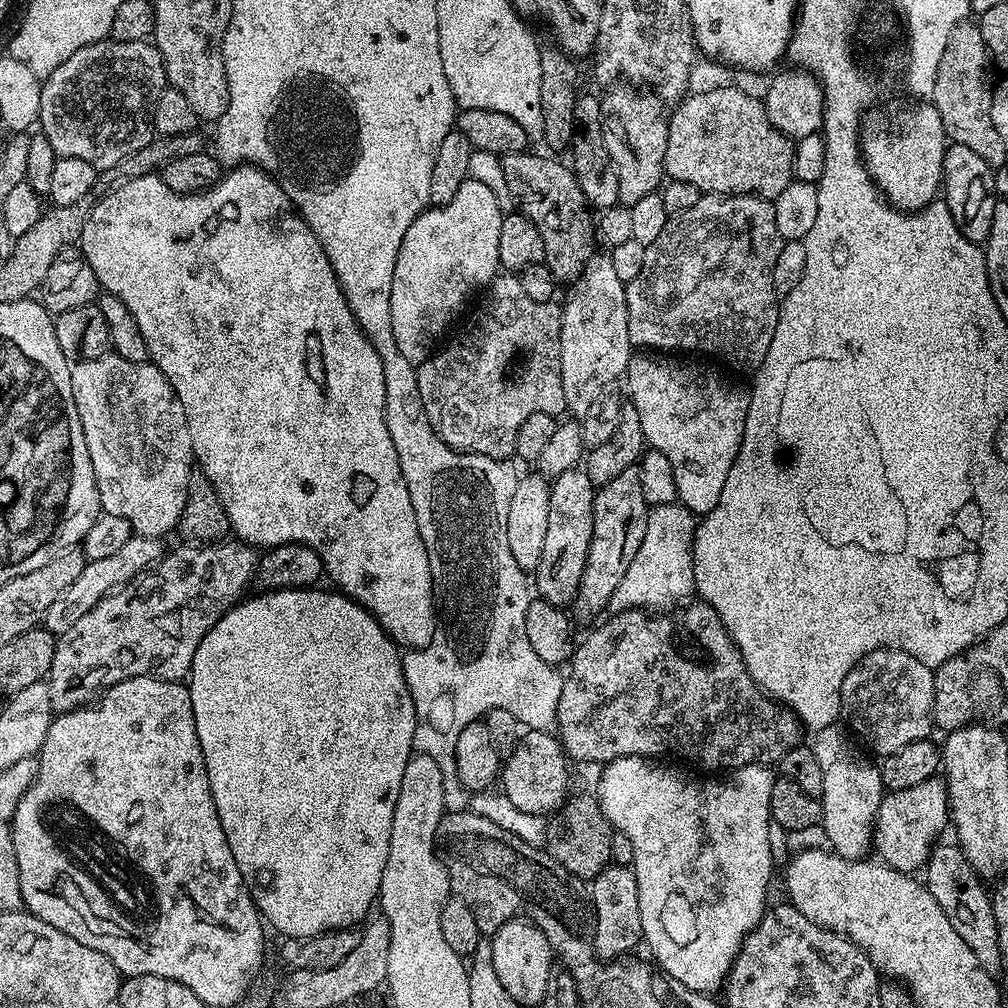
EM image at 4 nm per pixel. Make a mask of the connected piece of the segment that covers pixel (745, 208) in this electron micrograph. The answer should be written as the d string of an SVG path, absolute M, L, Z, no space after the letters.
M721 192L702 194L690 210L669 215L666 226L658 238L644 249L644 261L638 278L634 278L625 287L626 310L628 311L628 325L630 326L630 342L640 350L660 350L656 348L685 348L685 353L700 354L705 352L708 356L717 356L725 360L732 368L749 368L755 370L766 358L766 350L770 350L770 338L774 338L774 326L778 326L780 317L780 304L778 294L774 290L774 261L780 253L782 241L778 234L778 222L774 222L774 203L771 199L746 195L727 196Z

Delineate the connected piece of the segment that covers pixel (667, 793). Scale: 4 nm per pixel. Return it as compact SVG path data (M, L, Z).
M623 756L603 765L600 781L596 784L594 795L600 801L602 814L612 823L613 829L626 838L630 838L630 846L634 846L634 858L631 870L638 882L638 910L642 918L642 940L652 951L651 959L658 965L661 973L673 976L682 986L691 992L712 994L728 979L728 971L744 944L744 939L758 926L764 916L768 900L768 883L772 880L772 832L774 821L770 810L770 790L774 790L774 782L778 779L777 773L771 767L763 764L747 764L741 768L733 768L723 774L708 774L703 780L700 776L691 776L680 768L671 768L656 758L647 756Z

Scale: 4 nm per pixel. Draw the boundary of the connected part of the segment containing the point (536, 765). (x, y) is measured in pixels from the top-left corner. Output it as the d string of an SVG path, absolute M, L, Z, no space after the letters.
M528 730L507 753L498 780L501 785L504 783L503 794L519 811L543 817L555 812L569 795L568 764L570 760L564 747L552 732Z

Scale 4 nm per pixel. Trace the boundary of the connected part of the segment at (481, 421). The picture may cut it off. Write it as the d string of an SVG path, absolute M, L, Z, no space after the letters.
M497 274L492 283L487 285L483 293L484 301L480 309L472 316L468 329L461 334L457 340L452 340L444 349L441 347L431 358L424 360L421 364L415 365L416 381L418 382L418 394L422 398L422 406L428 415L428 421L432 424L433 430L442 437L451 448L458 452L477 452L480 456L489 456L495 460L507 461L516 451L516 439L518 430L530 414L550 414L559 417L568 407L566 394L562 390L562 362L560 361L560 326L562 323L562 308L556 302L534 302L522 290L522 282L516 274Z

